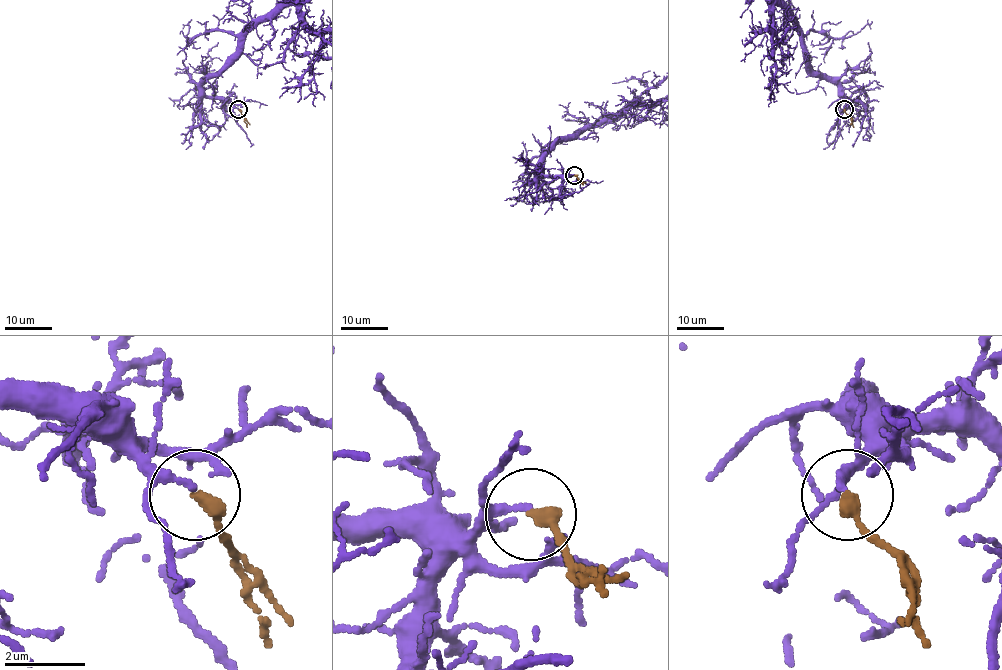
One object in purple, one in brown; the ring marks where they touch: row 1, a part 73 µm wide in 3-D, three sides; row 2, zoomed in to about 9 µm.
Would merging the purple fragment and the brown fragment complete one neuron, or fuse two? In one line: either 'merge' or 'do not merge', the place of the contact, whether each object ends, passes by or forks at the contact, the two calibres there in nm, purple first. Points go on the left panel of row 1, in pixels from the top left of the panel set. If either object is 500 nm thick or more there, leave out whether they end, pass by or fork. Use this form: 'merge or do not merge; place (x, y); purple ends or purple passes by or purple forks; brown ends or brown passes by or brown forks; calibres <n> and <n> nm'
merge; place (238, 109); purple passes by; brown ends; calibres 130 and 360 nm

